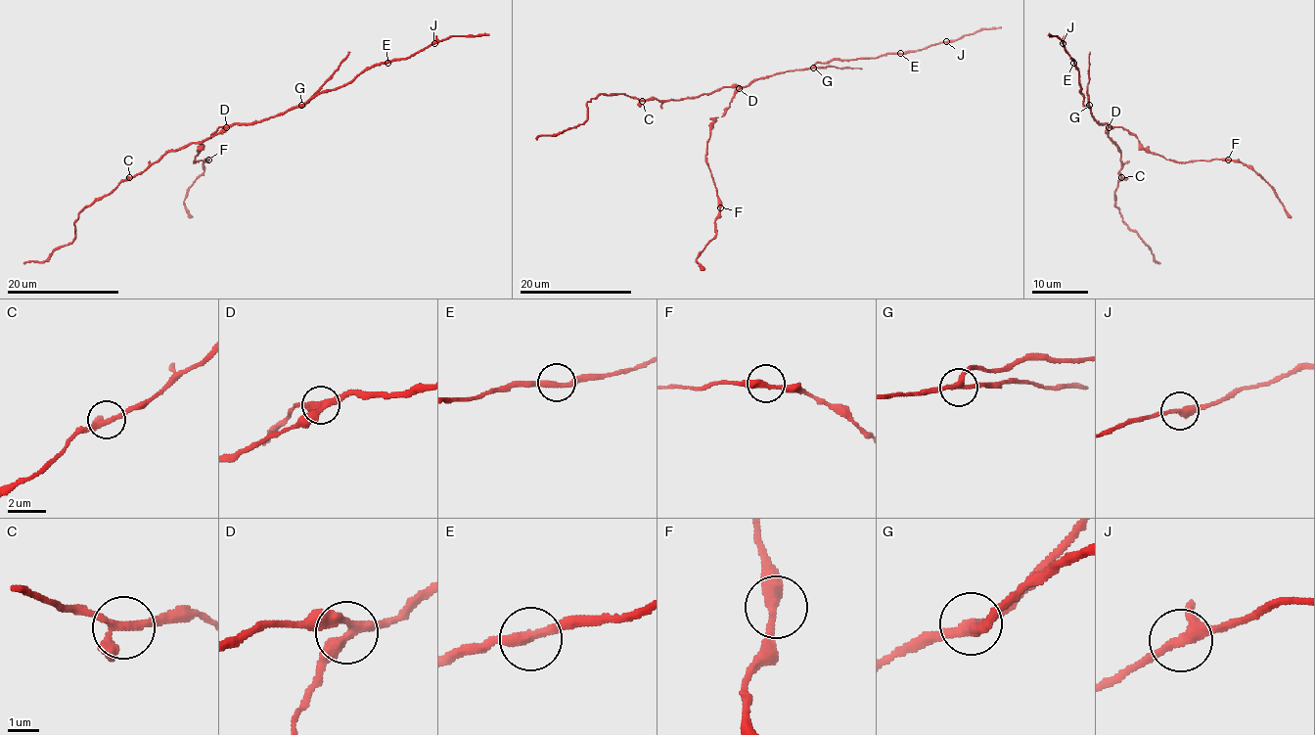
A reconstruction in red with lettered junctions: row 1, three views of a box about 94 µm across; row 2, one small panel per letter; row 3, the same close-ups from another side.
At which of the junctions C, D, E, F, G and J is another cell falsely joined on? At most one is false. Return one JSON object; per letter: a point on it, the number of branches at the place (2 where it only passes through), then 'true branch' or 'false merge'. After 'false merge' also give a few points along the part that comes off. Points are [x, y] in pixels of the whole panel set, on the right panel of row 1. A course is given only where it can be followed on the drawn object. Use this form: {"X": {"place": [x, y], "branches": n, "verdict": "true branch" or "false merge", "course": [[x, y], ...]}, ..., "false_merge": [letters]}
{"C": {"place": [1121, 177], "branches": 3, "verdict": "true branch"}, "D": {"place": [1109, 127], "branches": 3, "verdict": "true branch"}, "E": {"place": [1073, 63], "branches": 2, "verdict": "true branch"}, "F": {"place": [1228, 160], "branches": 2, "verdict": "true branch"}, "G": {"place": [1089, 105], "branches": 3, "verdict": "false merge", "course": [[1089, 105], [1089, 51]]}, "J": {"place": [1063, 43], "branches": 3, "verdict": "true branch"}, "false_merge": ["G"]}

